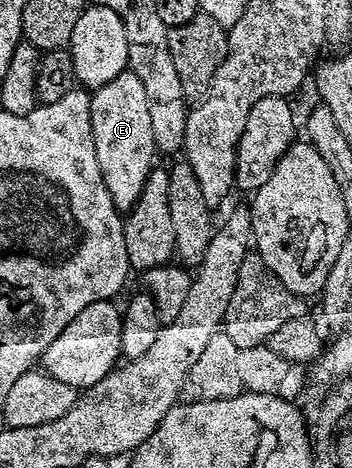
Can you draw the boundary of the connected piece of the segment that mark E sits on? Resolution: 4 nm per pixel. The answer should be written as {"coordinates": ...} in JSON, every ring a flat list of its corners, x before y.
{"coordinates":[[122,71,112,77,108,85,97,88,91,94,90,129,102,184,114,202,115,211,129,212,155,166,154,155,156,156,152,116,148,113,148,96,144,94,144,85,140,85,140,77,136,77,134,71]]}

